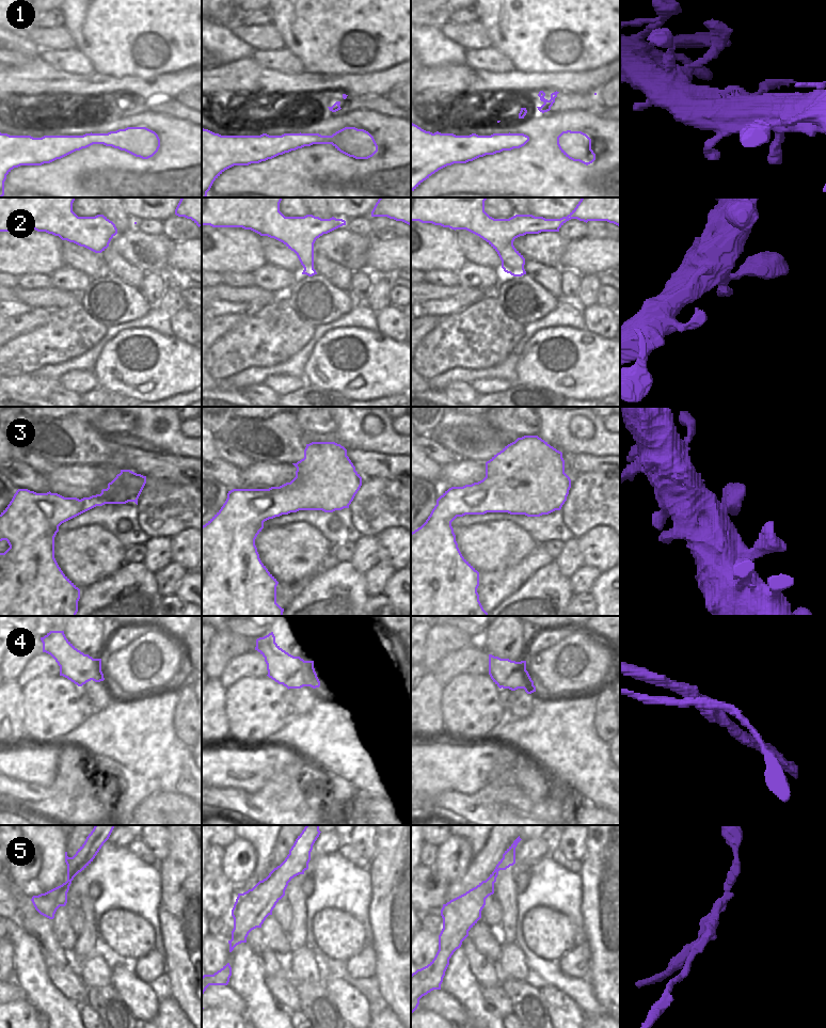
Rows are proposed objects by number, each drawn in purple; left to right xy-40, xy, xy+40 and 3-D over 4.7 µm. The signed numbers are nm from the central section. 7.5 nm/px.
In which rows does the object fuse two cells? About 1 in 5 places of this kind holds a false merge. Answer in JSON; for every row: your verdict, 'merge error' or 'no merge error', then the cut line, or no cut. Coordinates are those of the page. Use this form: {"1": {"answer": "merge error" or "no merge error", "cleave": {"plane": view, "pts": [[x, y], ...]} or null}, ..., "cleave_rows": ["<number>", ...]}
{"1": {"answer": "no merge error", "cleave": null}, "2": {"answer": "no merge error", "cleave": null}, "3": {"answer": "no merge error", "cleave": null}, "4": {"answer": "no merge error", "cleave": null}, "5": {"answer": "merge error", "cleave": {"plane": "xy", "pts": [[268, 875], [273, 880], [283, 880], [287, 883]]}}, "cleave_rows": ["5"]}

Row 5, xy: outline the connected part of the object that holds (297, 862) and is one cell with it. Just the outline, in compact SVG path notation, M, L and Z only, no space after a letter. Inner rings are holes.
M306 825L296 839L285 860L274 868L269 877L289 883L295 876L308 869L313 845L320 835L319 825Z

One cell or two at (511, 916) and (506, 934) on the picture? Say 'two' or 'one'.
one

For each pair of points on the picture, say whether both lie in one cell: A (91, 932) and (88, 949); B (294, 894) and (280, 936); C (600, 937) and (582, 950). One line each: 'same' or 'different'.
A: same
B: different
C: different

